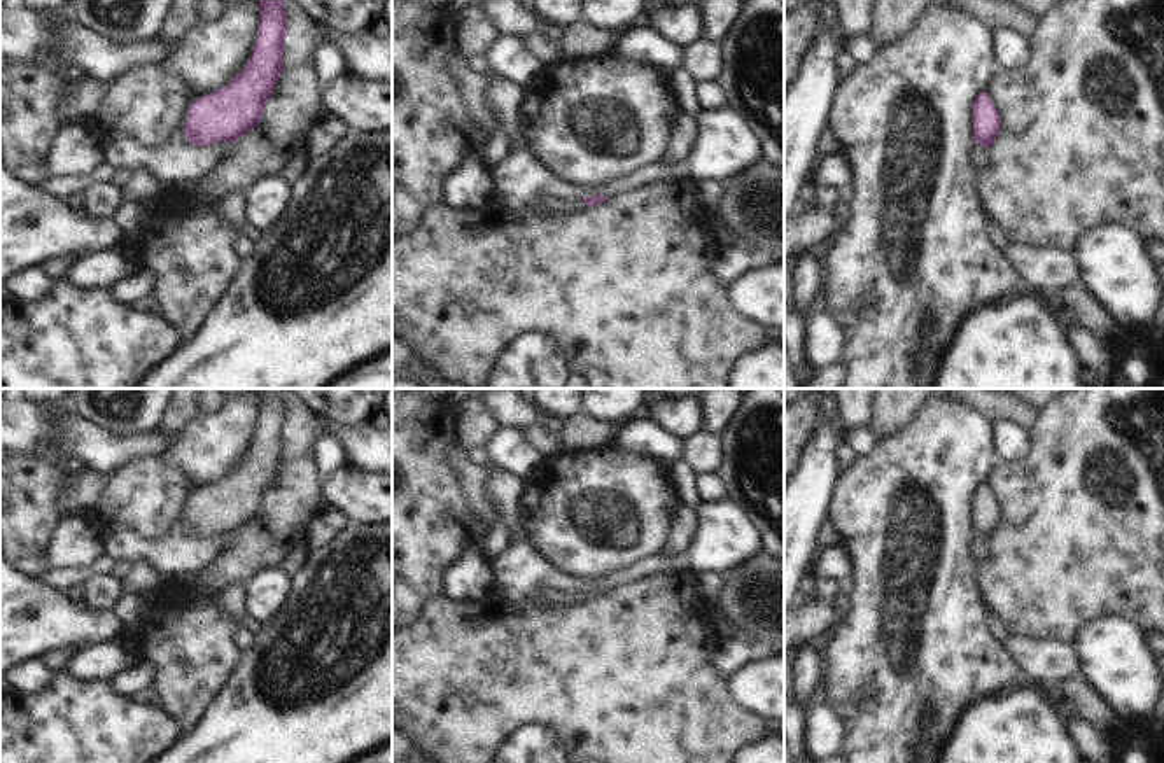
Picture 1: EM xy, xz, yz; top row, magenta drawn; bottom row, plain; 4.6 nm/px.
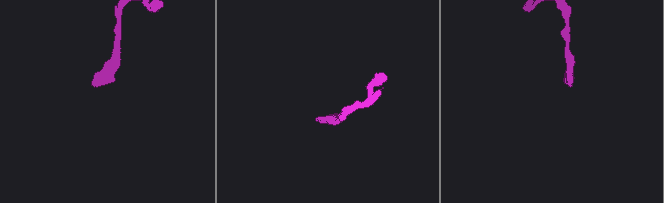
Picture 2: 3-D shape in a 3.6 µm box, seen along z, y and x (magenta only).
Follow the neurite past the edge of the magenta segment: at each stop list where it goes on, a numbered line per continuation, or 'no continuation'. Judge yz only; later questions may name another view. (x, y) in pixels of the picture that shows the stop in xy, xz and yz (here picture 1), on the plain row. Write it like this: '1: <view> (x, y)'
no continuation

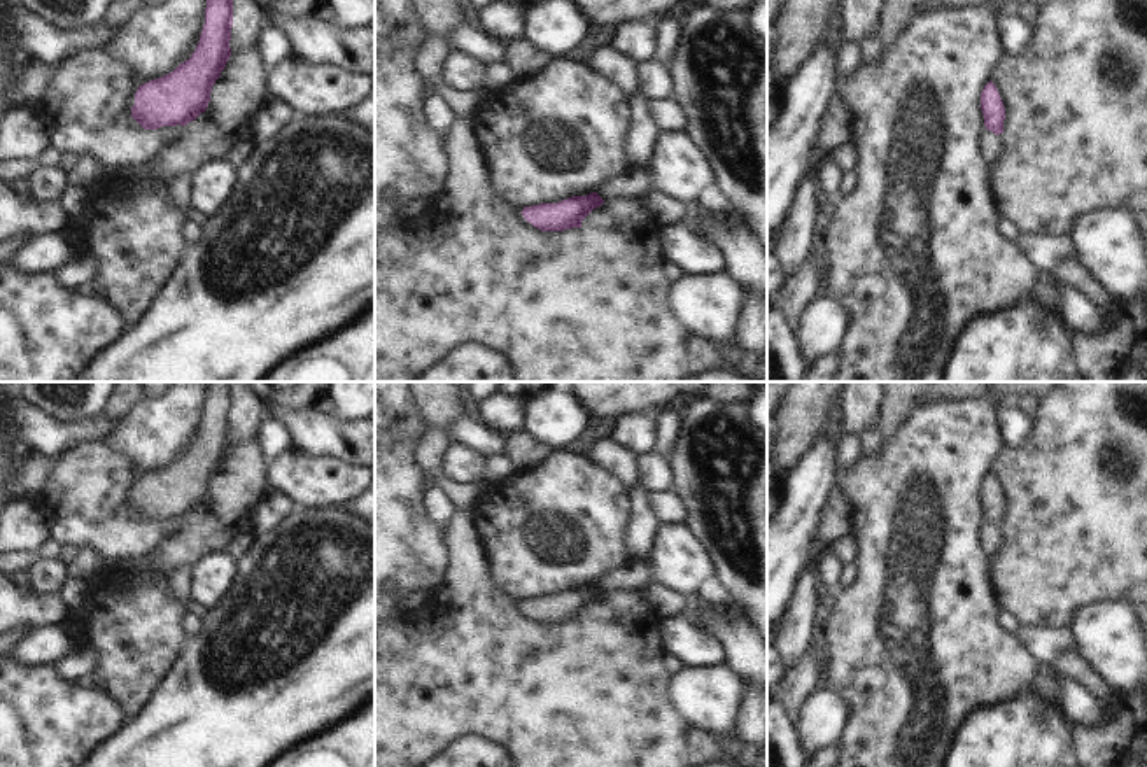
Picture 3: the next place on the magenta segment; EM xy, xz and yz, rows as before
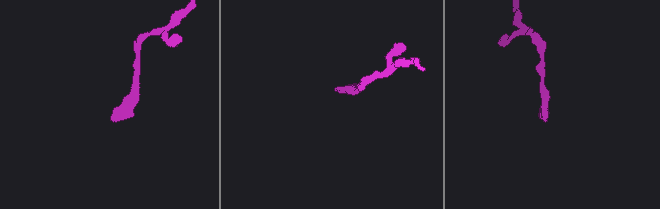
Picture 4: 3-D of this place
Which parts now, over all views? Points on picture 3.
1: xy (128, 513)

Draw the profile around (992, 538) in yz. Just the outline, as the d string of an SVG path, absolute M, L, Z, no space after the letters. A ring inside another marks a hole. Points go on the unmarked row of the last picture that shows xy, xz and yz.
M984 522L981 527L981 548L989 560L1003 548L1003 532L1000 527L995 527L989 522Z

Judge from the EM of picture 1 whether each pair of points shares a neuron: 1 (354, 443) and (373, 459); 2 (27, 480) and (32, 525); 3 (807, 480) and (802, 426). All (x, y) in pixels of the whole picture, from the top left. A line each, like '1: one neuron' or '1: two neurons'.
1: one neuron
2: one neuron
3: two neurons

